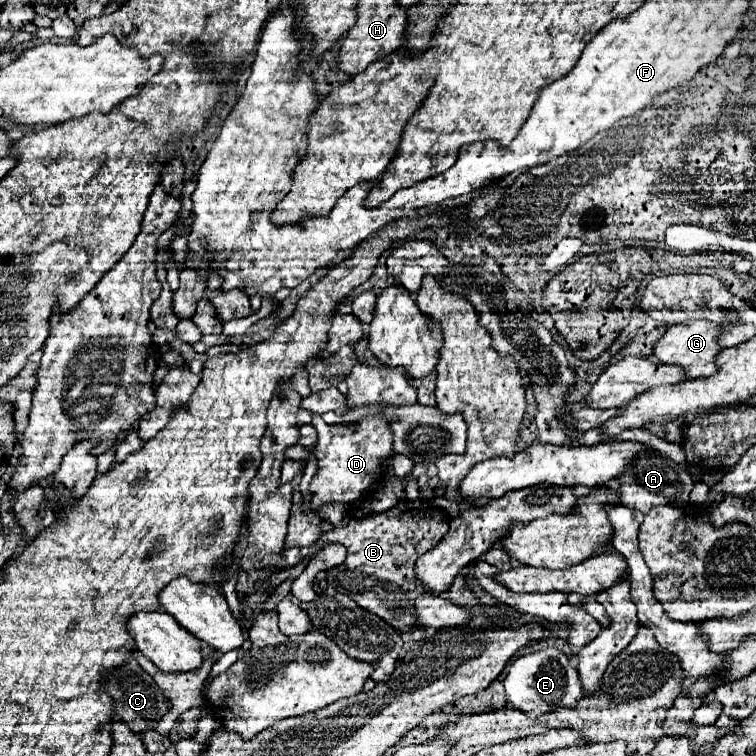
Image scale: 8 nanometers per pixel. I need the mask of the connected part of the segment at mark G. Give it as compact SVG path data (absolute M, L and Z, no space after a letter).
M691 320L685 324L677 324L677 326L667 328L667 332L655 344L653 354L665 364L683 366L687 378L711 376L715 372L715 356L721 352L721 346L717 342L719 332L721 332L721 326L707 320Z

